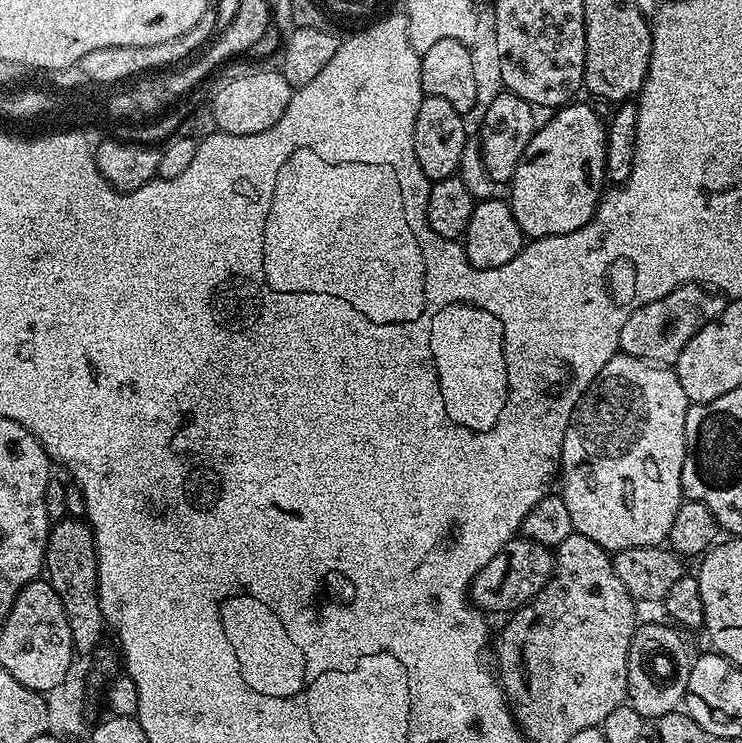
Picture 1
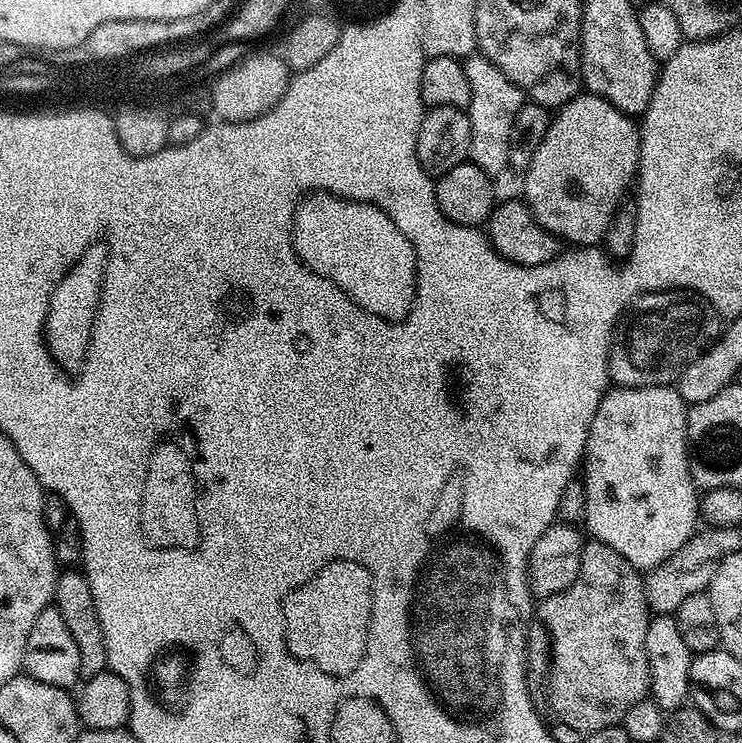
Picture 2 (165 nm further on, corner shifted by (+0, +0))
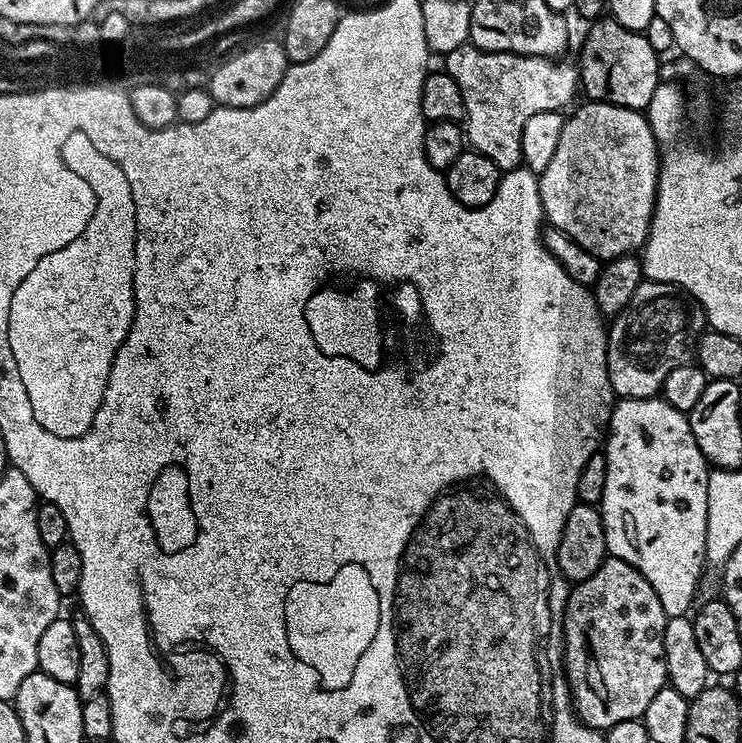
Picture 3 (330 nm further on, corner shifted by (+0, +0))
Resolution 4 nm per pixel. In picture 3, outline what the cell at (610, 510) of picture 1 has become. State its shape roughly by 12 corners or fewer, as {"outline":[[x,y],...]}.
{"outline":[[617,399],[599,502],[608,556],[667,616],[706,572],[710,465],[687,415]]}

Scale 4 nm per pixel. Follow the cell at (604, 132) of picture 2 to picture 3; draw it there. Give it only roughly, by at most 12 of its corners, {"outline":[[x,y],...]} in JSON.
{"outline":[[584,102],[538,174],[547,223],[602,262],[639,253],[661,145]]}

